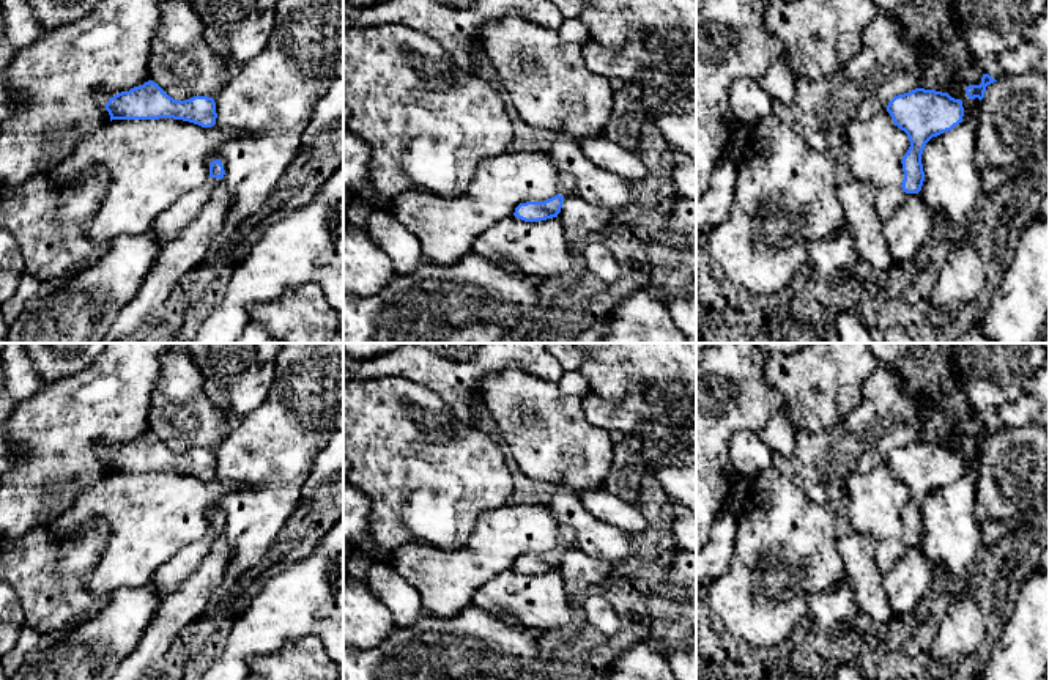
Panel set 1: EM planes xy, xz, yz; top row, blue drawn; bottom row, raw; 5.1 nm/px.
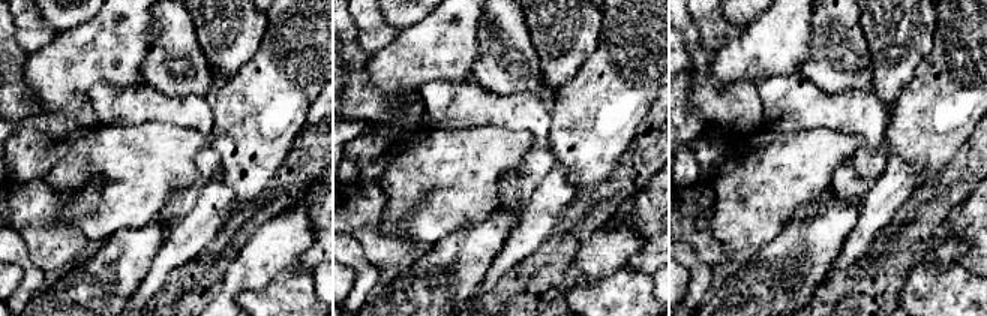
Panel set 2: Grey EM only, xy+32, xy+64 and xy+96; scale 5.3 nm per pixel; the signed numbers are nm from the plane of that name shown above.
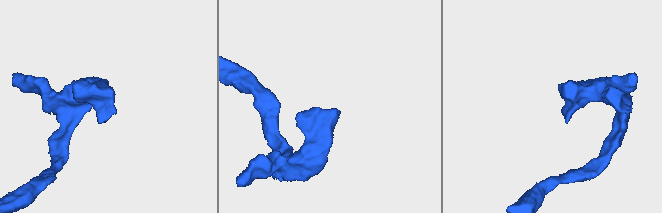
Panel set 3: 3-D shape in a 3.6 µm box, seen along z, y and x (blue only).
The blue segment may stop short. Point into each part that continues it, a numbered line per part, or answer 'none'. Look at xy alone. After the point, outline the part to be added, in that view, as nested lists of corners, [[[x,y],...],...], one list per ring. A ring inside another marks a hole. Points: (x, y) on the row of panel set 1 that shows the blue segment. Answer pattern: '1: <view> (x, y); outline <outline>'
1: xy (169, 224); outline [[[209,178],[202,187],[180,197],[156,217],[148,231],[162,247],[176,239],[178,235],[198,217],[203,205],[219,183],[219,178]]]

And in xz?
1: xz (566, 184); outline [[[559,173],[558,194],[567,195],[575,190],[575,179],[569,173]]]

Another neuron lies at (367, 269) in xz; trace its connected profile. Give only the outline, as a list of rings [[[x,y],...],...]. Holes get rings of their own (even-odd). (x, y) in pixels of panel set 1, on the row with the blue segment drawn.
[[[343,217],[343,293],[372,296],[397,275],[392,260],[365,230]]]

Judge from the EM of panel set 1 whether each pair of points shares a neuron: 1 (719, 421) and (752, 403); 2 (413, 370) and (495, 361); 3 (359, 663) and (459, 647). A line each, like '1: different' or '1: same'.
1: same
2: same
3: same

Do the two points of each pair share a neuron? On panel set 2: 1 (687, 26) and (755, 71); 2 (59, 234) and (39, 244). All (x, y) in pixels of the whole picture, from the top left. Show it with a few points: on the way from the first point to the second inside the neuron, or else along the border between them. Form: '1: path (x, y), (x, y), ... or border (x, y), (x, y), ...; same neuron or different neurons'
1: border (713, 53), (711, 78), (720, 86), (734, 83); different neurons
2: path (54, 234), (44, 240); same neuron

